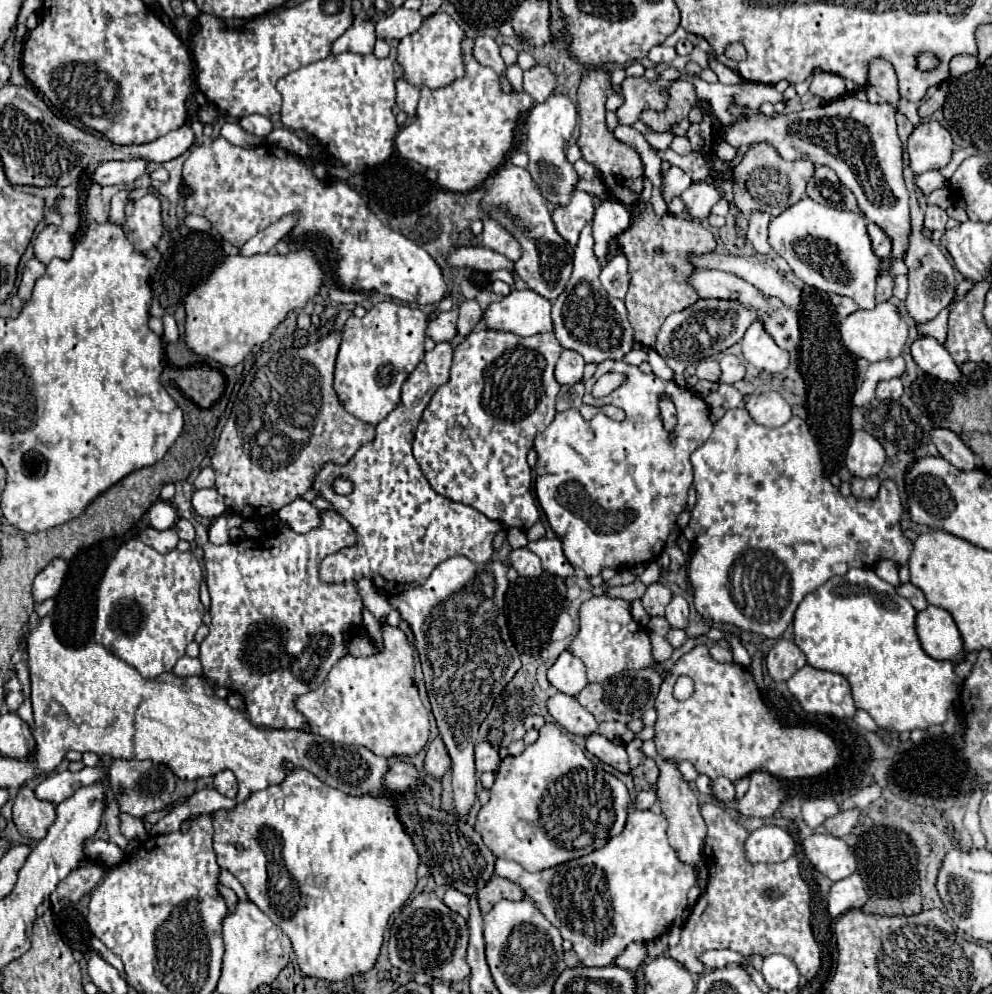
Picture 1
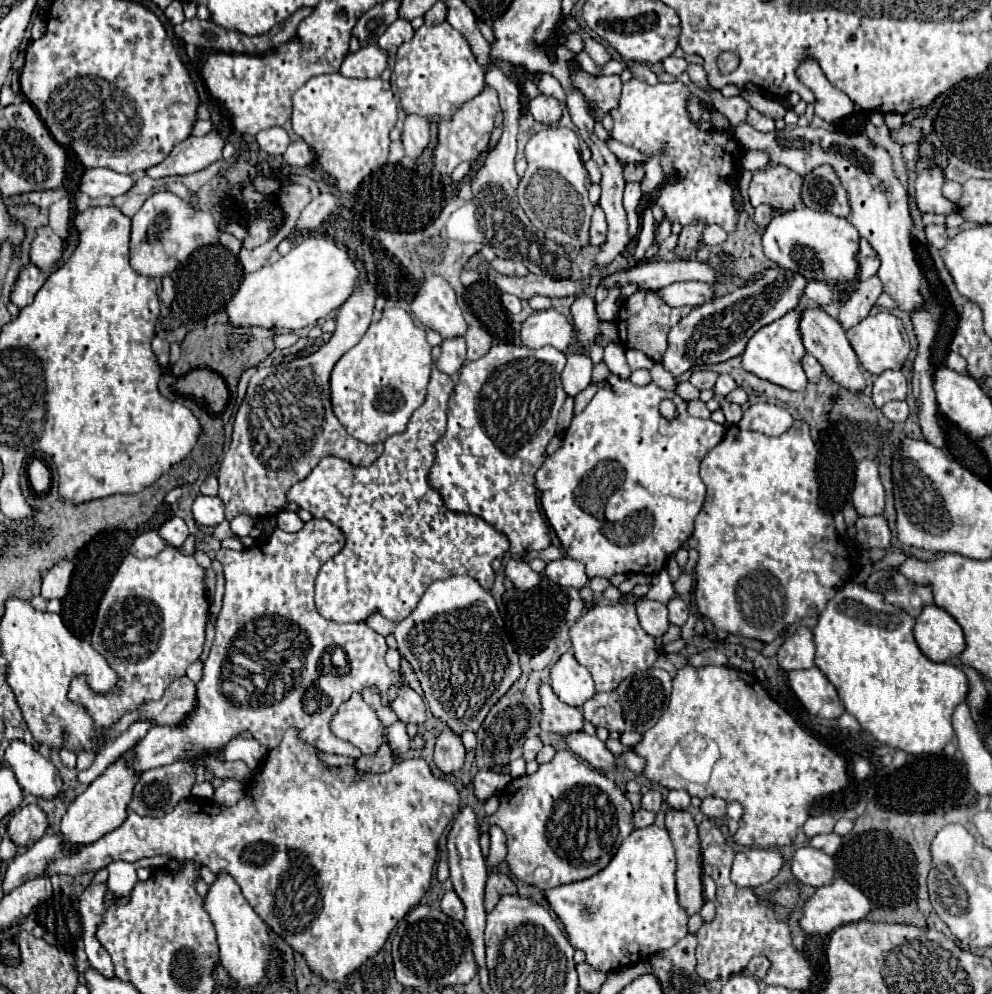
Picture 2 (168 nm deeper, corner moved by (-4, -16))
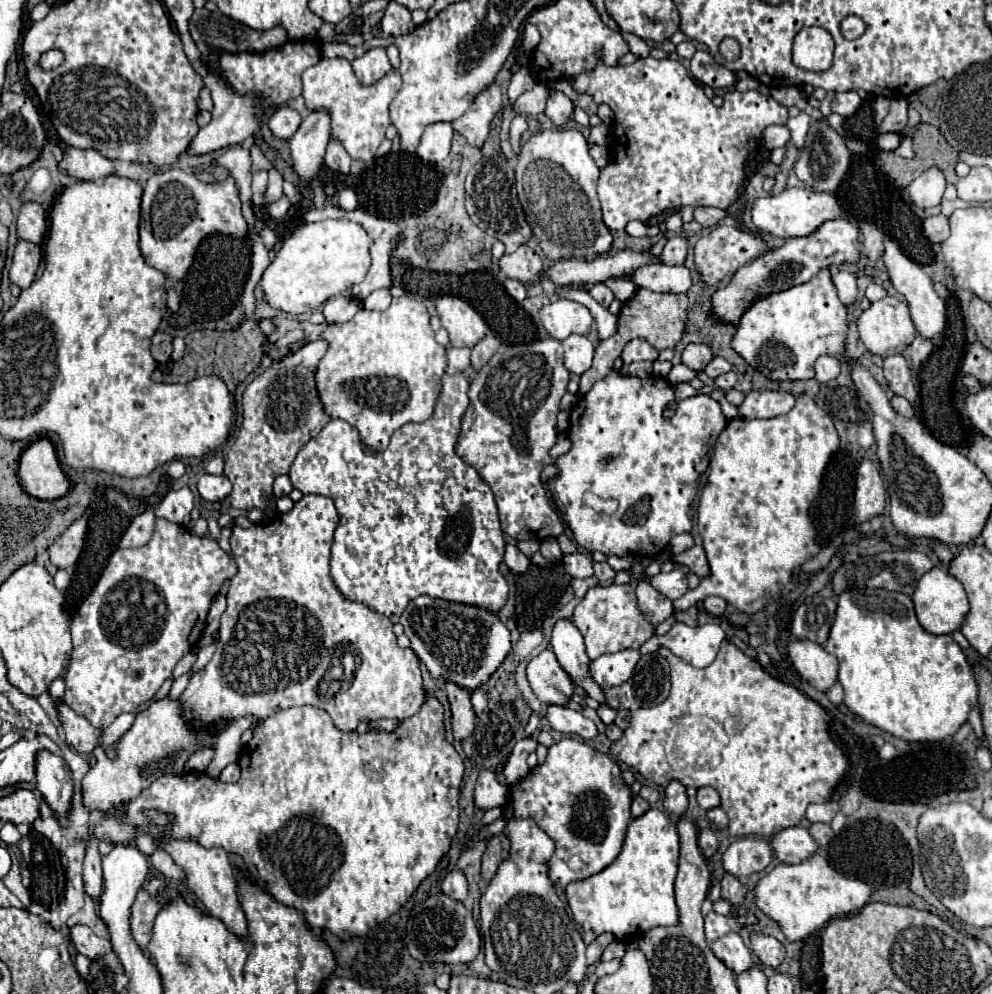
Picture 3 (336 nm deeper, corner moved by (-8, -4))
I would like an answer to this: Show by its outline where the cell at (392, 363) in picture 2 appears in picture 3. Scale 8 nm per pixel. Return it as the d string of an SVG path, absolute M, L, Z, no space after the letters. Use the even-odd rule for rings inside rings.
M401 296L393 298L391 306L383 312L361 308L345 324L329 324L321 340L327 342L327 352L315 368L317 396L329 418L339 418L357 428L361 444L373 452L383 452L391 434L409 422L425 422L435 408L441 394L441 378L447 370L447 348L435 340L435 332L429 326L429 310L425 304Z

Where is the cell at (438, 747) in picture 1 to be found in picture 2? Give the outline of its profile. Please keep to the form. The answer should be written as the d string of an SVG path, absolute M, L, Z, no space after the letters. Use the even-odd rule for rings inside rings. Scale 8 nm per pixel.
M445 728L441 732L441 736L437 738L435 744L435 756L433 756L437 768L441 770L441 774L455 774L463 768L465 762L465 748L461 744L459 736L453 736L453 732L449 732L449 728Z

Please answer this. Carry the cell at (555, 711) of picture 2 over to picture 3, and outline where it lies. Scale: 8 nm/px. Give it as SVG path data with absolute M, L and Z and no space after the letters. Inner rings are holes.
M551 648L543 650L527 664L527 680L531 690L541 704L561 704L565 706L573 694L567 672L559 666L557 656Z

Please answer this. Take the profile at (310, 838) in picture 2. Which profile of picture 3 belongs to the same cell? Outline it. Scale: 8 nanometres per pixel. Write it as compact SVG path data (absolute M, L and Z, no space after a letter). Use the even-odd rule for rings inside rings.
M425 692L425 702L421 706L421 710L411 716L411 718L403 718L391 732L379 730L379 732L343 732L339 730L331 716L315 706L297 706L297 708L287 708L281 710L273 716L269 716L263 724L253 728L253 738L243 746L241 750L243 756L239 756L239 766L241 766L241 776L235 784L225 784L217 778L209 778L205 772L185 772L179 776L161 776L157 778L149 788L145 788L135 800L131 800L129 804L125 804L127 814L115 814L111 818L105 818L99 824L93 824L89 828L89 832L93 832L99 840L107 840L109 844L129 844L131 840L135 840L135 832L141 830L149 836L157 836L159 830L149 826L145 820L143 810L145 808L161 808L165 812L169 812L173 816L171 820L171 836L173 838L189 838L193 836L195 840L201 840L201 844L205 844L205 848L213 848L213 846L221 846L227 852L235 852L239 854L247 866L253 866L257 870L257 876L261 882L267 882L269 892L275 896L275 900L279 900L285 906L293 906L297 910L301 910L309 922L311 928L323 928L323 930L331 930L335 936L349 940L349 936L363 936L365 932L369 932L369 928L377 926L379 920L387 920L391 914L395 914L407 900L409 896L417 890L417 886L429 876L433 874L435 866L439 864L441 856L449 850L451 840L457 832L457 824L459 824L459 788L461 788L461 780L463 780L463 758L457 754L457 750L445 740L445 724L443 724L443 706L441 702Z

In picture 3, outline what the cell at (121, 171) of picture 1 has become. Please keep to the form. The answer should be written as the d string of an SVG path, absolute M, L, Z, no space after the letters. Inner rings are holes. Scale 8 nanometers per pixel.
M65 148L61 162L57 164L59 170L77 180L101 180L115 172L115 166L109 158L101 156L97 150L79 150L79 148Z

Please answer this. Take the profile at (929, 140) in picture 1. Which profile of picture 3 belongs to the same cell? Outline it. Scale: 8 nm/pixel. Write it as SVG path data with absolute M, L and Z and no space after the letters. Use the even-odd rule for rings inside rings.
M937 168L925 170L921 176L917 176L917 180L913 180L907 186L911 202L923 210L937 206L943 198L943 192L945 192L945 178Z

